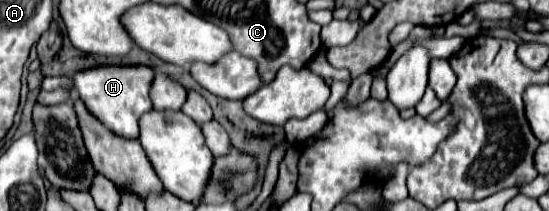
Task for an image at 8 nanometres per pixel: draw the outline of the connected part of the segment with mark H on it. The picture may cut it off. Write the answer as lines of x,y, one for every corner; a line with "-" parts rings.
100,65
100,67
76,71
74,75
78,95
88,107
88,111
96,115
110,131
128,139
138,137
138,119
142,113
152,109
152,101
148,95
152,79
154,79
154,71
146,65
132,65
132,67

